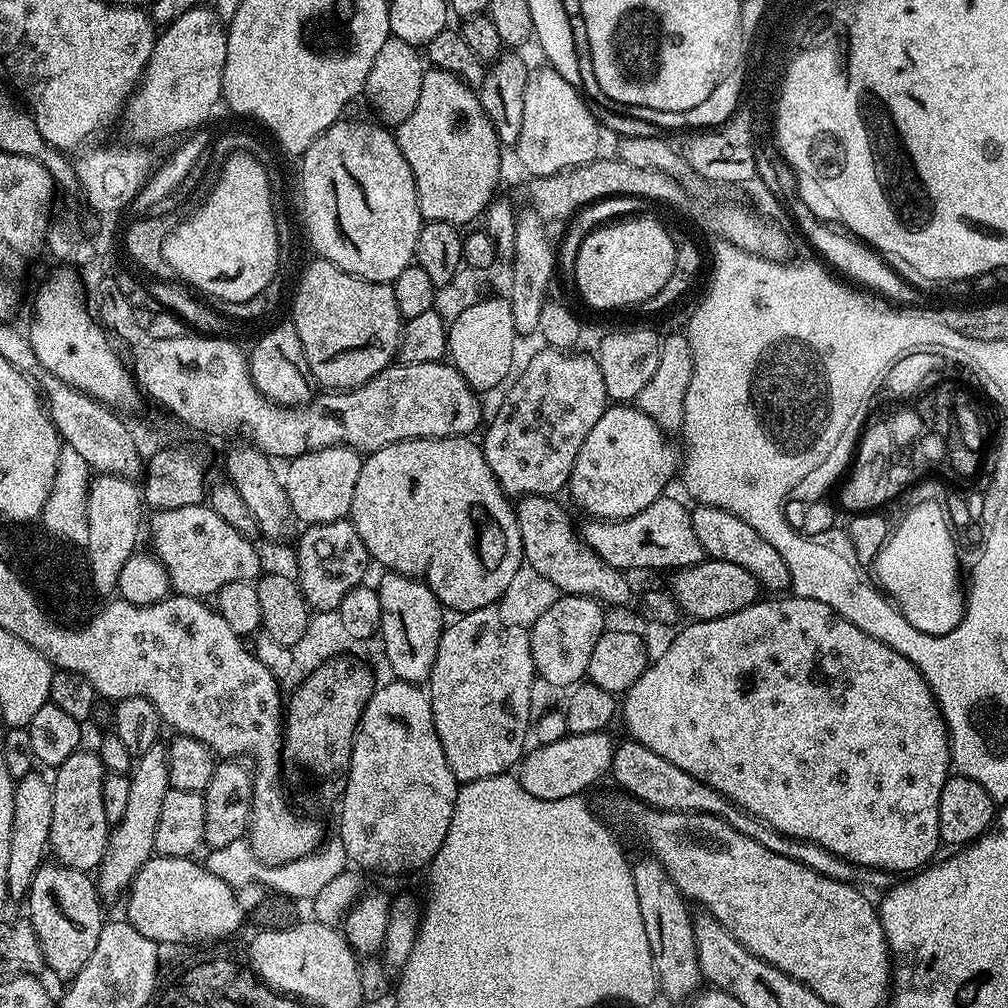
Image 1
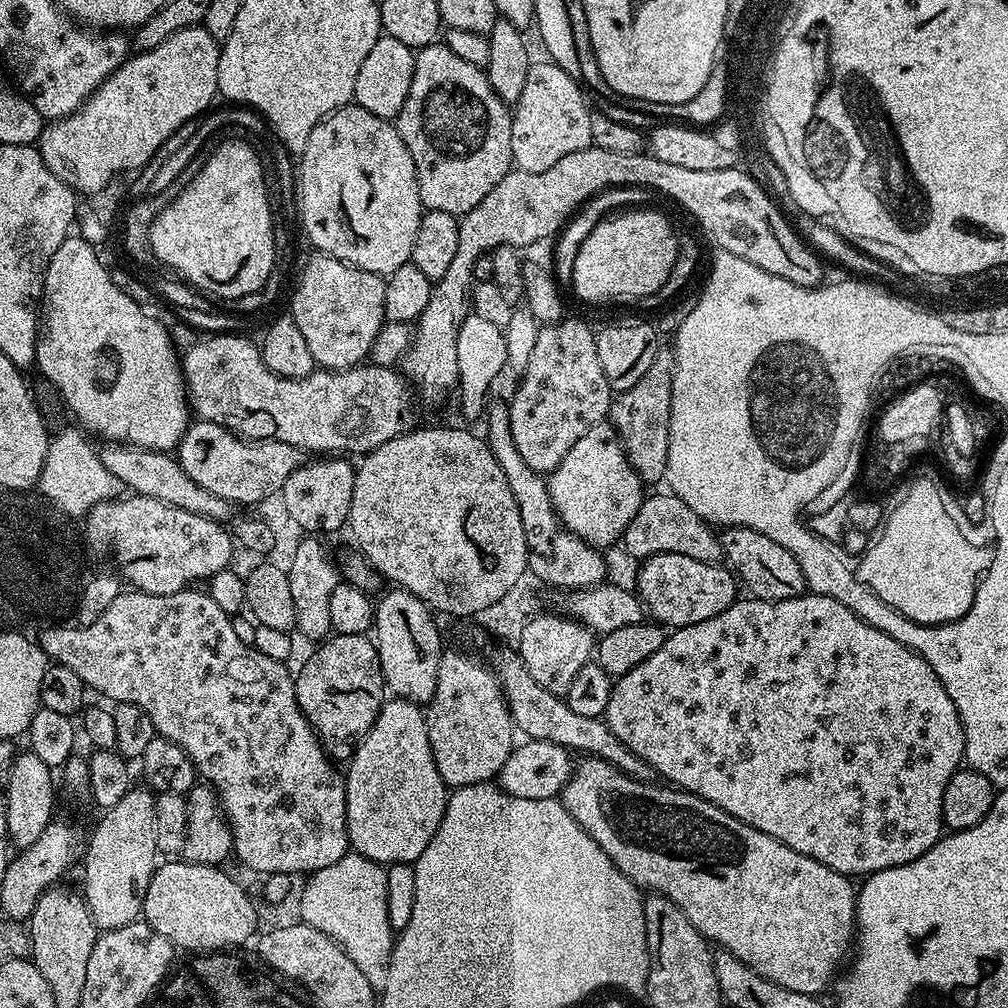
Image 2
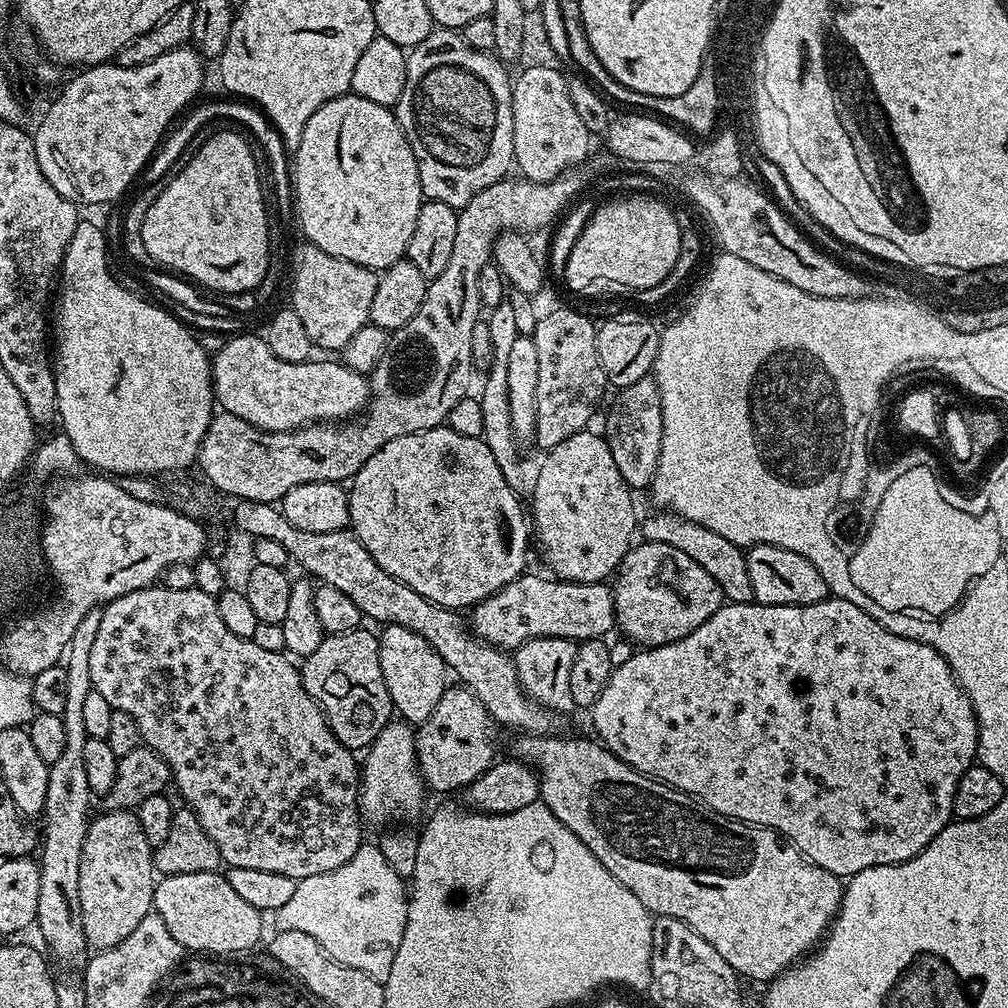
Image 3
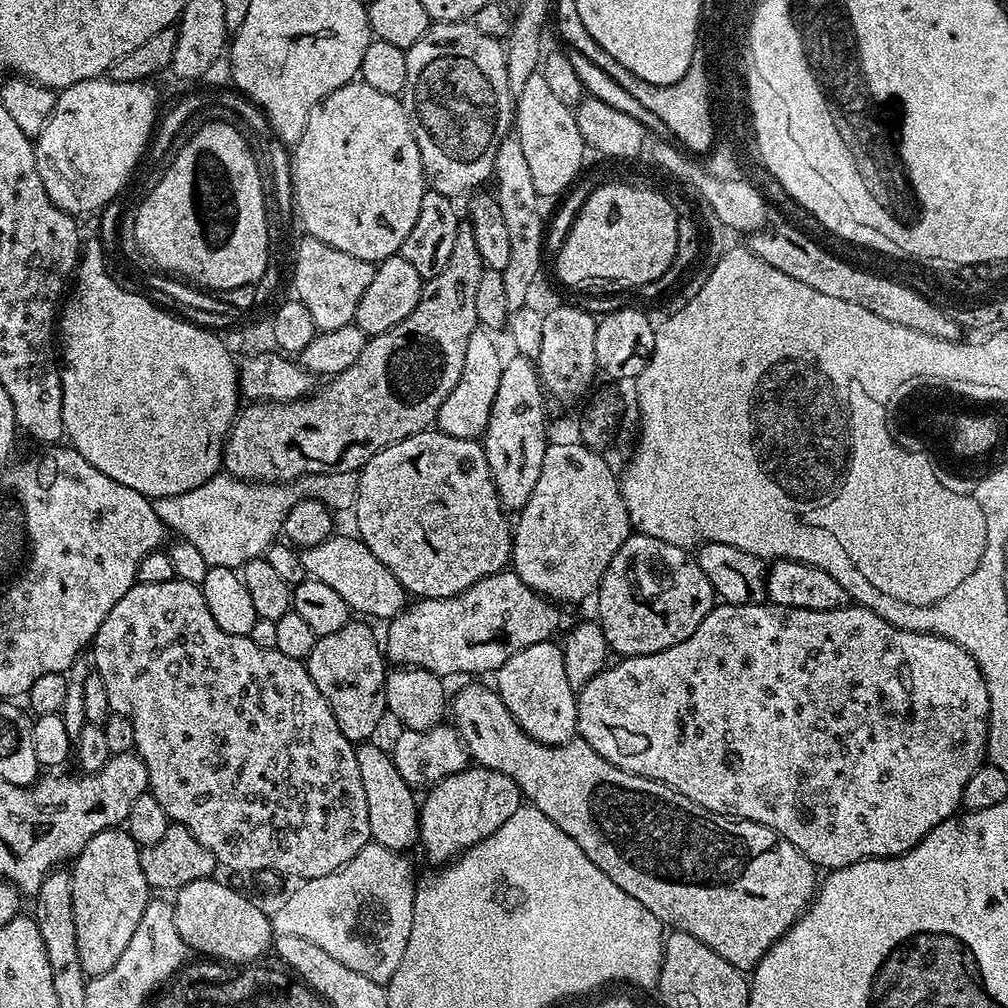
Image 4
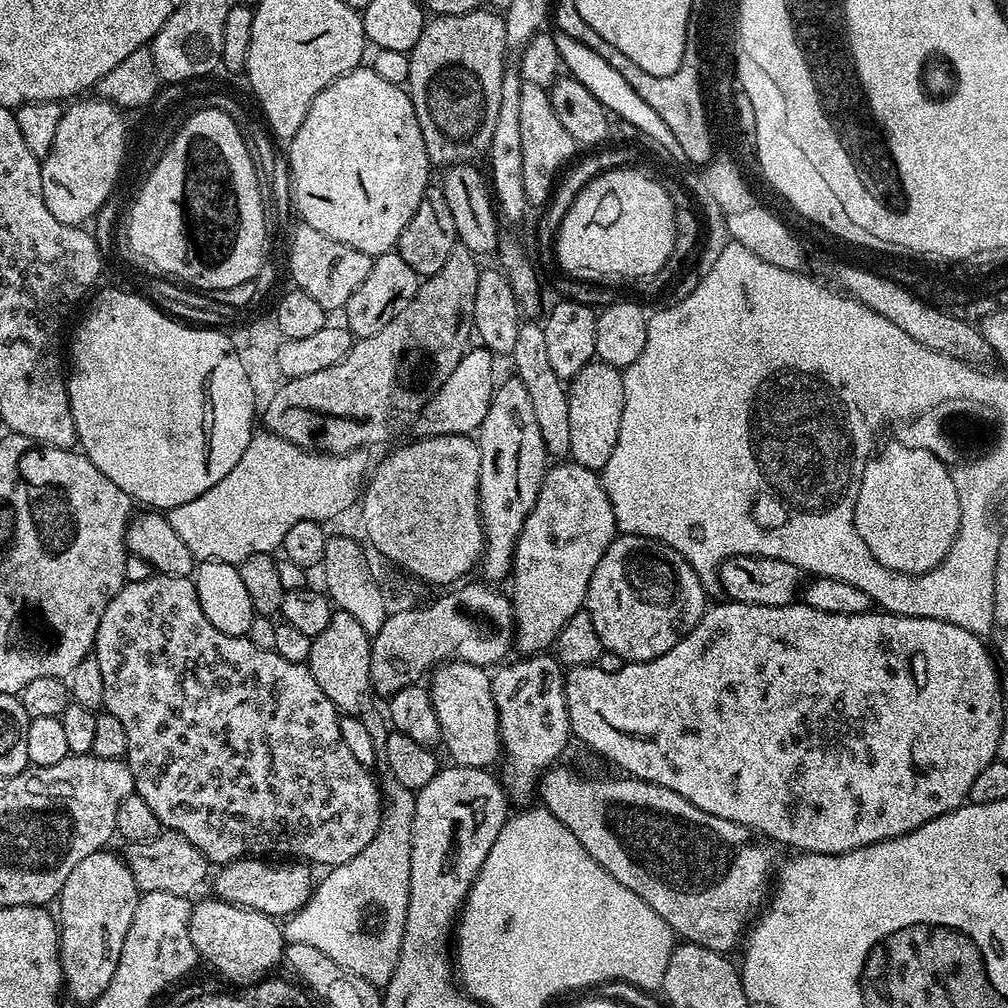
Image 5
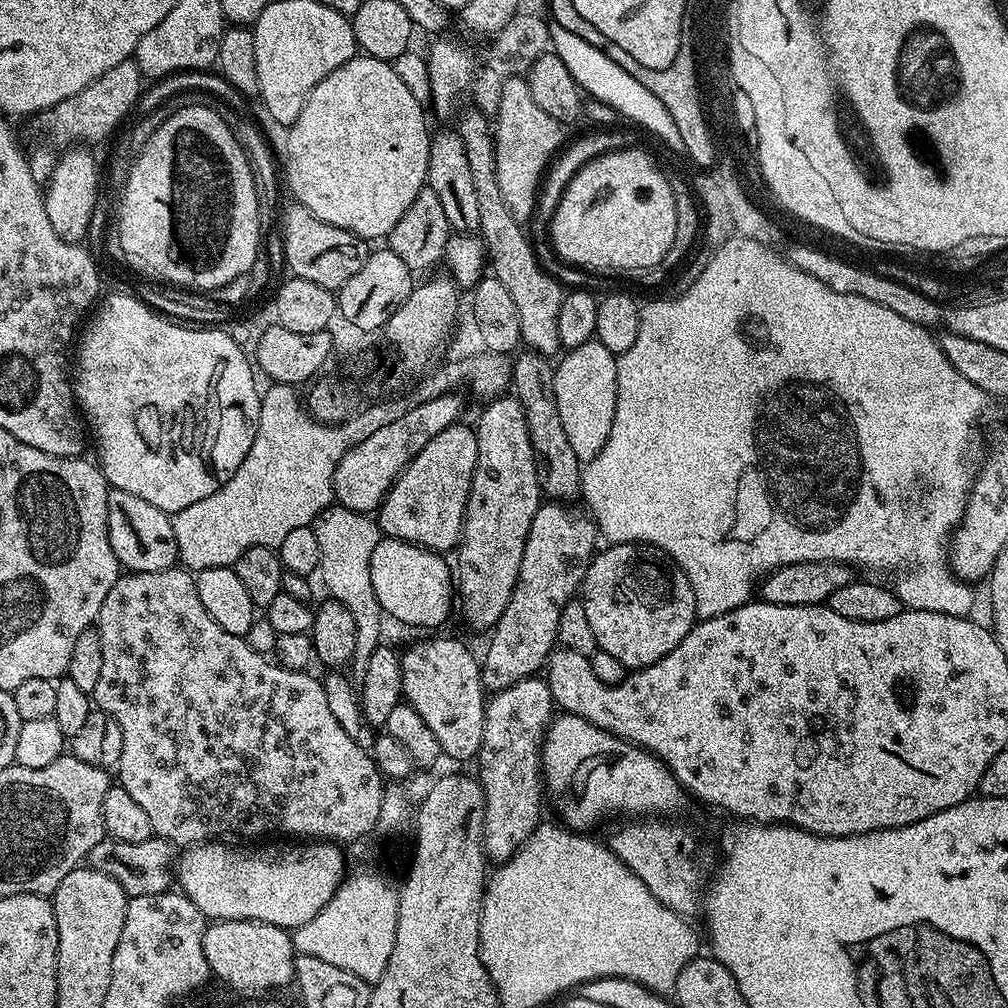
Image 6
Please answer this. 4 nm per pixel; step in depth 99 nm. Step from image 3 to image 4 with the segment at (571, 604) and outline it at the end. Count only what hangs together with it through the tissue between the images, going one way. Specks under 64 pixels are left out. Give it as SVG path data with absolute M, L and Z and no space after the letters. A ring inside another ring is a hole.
M511 570L490 574L445 600L420 598L412 603L393 620L387 621L388 633L382 636L382 651L389 665L425 668L441 678L456 676L459 672L495 673L502 662L506 662L506 658L514 658L518 650L526 650L526 646L534 646L543 640L552 640L555 632L559 633L565 627L565 609L547 596L530 590L530 586L526 586L526 582Z

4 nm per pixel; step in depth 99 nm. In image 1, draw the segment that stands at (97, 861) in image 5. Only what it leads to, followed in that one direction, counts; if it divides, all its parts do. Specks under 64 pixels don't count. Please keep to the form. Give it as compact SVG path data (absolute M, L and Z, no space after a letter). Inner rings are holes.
M158 742L135 761L130 773L130 795L122 818L108 833L108 845L95 877L96 887L103 899L116 900L132 887L132 879L154 855L154 834L158 831L158 813L169 790L168 749Z

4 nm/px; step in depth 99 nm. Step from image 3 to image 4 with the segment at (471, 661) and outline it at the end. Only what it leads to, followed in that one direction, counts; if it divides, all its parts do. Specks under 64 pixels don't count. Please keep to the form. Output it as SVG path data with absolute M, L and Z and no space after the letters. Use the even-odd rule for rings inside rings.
M333 534L326 542L318 542L318 546L303 549L299 553L302 566L311 579L326 582L326 586L332 587L353 613L373 621L393 620L406 607L405 590L398 578L394 578L394 574L390 574L390 570L382 566L382 562L378 562L374 554L370 554L368 547L360 541L359 535L351 535Z

